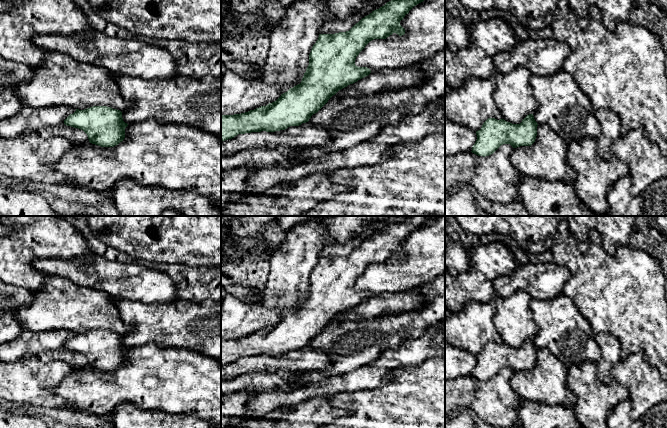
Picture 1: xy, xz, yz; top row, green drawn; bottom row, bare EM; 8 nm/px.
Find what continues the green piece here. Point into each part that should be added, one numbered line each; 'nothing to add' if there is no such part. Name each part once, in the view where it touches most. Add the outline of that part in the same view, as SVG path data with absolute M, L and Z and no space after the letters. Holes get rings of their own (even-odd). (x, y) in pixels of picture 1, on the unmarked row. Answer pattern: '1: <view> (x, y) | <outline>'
nothing to add

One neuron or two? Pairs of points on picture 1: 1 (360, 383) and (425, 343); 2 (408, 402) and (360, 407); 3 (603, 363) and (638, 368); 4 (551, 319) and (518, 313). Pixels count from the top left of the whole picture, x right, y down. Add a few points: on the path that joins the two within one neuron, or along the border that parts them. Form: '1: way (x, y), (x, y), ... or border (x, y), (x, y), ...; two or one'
1: way (376, 371), (389, 360), (399, 359), (409, 354); one
2: way (396, 407), (372, 407); one
3: border (620, 359), (612, 369), (613, 380); two
4: border (531, 299), (532, 316), (538, 329), (533, 337); two

